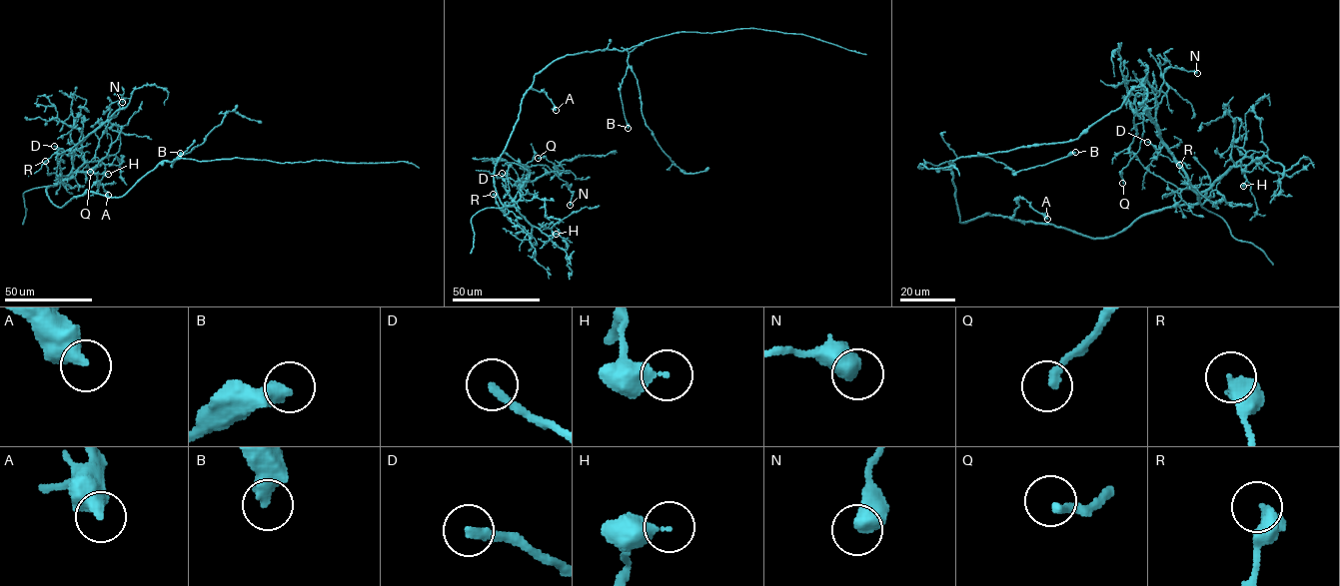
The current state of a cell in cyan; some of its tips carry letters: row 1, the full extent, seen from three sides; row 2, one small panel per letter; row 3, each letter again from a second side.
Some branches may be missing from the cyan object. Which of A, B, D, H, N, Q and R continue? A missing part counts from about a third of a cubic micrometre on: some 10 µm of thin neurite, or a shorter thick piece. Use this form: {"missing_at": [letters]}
{"missing_at": []}

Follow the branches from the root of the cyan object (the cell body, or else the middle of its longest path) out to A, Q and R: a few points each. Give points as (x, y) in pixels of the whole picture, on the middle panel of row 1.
A: (540, 73), (535, 75), (532, 88), (544, 91), (556, 110)
Q: (540, 73), (495, 167), (504, 206), (520, 198), (525, 183), (570, 172), (538, 158)
R: (540, 73), (522, 99), (518, 119), (495, 167), (494, 186), (508, 210), (505, 216), (493, 194)

